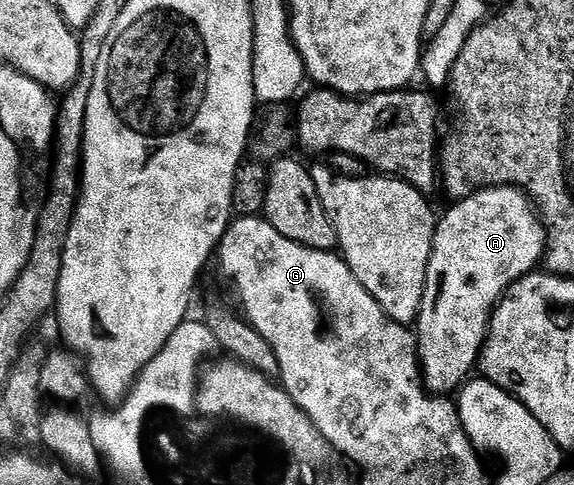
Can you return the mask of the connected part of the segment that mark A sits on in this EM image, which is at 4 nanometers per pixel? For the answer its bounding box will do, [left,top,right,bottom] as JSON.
[416,188,546,394]

